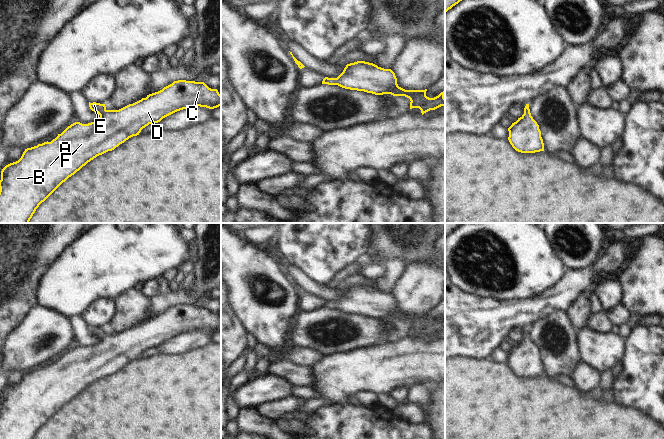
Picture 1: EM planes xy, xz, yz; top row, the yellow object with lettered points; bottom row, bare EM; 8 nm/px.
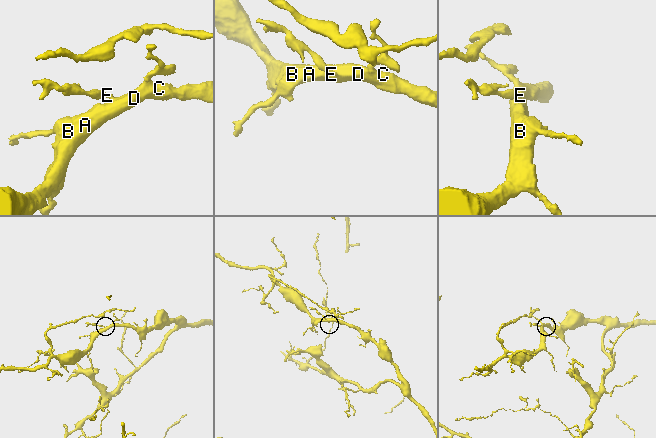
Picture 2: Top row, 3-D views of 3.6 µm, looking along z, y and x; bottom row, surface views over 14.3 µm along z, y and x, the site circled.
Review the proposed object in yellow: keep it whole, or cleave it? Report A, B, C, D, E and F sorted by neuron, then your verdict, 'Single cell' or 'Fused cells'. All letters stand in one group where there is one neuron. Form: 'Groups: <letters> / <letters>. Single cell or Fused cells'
Groups: A B C D E F. Single cell.

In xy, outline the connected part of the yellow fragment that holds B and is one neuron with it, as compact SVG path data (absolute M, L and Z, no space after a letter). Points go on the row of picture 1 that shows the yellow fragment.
M178 80L119 110L107 110L105 104L89 102L90 109L100 115L95 122L71 124L51 142L25 149L18 161L2 169L0 223L29 223L39 205L88 162L139 135L149 124L158 123L177 111L194 106L217 108L221 106L221 95L204 82Z

